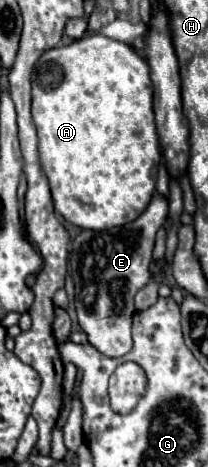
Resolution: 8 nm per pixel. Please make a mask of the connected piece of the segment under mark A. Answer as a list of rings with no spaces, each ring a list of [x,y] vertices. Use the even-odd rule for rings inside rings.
[[[93,33],[65,47],[55,47],[55,49],[45,51],[39,57],[35,71],[33,71],[33,123],[37,127],[39,159],[49,179],[55,211],[59,211],[69,223],[83,227],[83,229],[111,229],[111,227],[121,227],[121,225],[135,221],[147,209],[153,197],[153,191],[155,191],[157,169],[161,165],[161,153],[159,153],[159,139],[157,139],[155,121],[153,121],[153,83],[149,79],[149,65],[141,55],[137,55],[137,51],[131,45],[109,39],[99,33]]]

